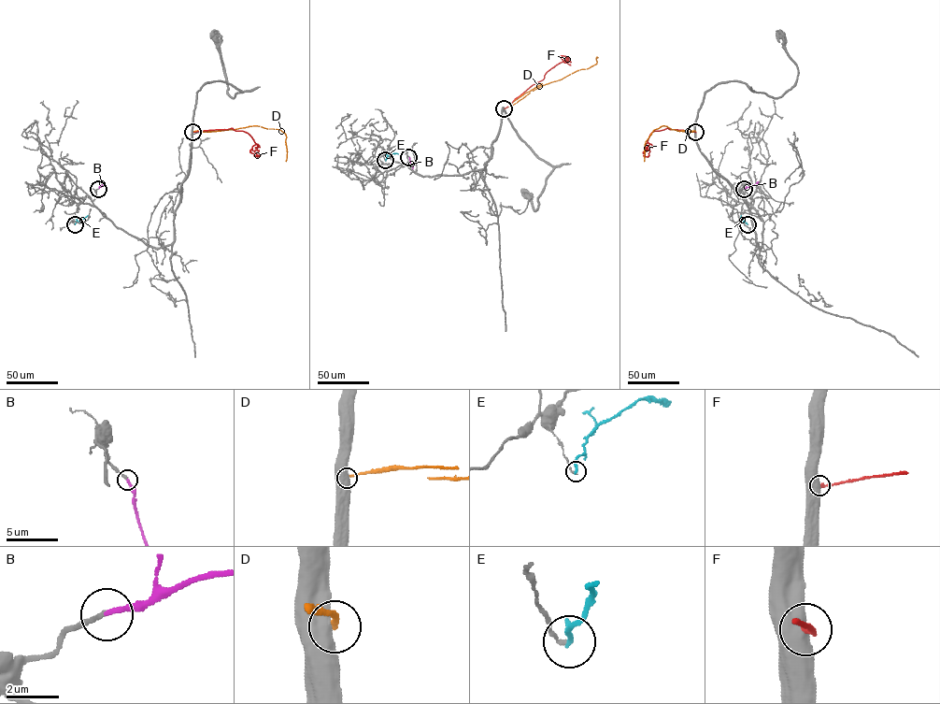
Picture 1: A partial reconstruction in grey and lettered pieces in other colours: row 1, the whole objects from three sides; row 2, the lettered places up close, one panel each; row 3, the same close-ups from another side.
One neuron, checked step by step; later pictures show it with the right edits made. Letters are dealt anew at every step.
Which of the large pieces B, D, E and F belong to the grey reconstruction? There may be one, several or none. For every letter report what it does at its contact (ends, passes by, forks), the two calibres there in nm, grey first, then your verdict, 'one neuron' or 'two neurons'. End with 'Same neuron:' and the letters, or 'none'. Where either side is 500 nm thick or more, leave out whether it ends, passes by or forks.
B: it ends; calibres 180 and 190 nm; one neuron
D: calibres 750 and 150 nm; two neurons
E: it ends; calibres 150 and 180 nm; two neurons
F: calibres 750 and 280 nm; two neurons
Same neuron: B

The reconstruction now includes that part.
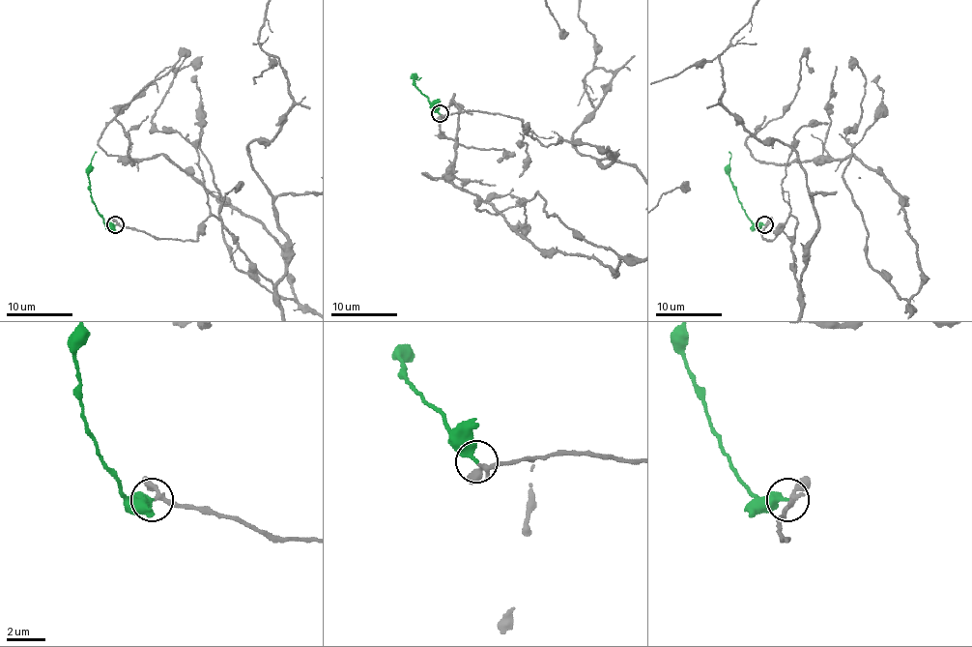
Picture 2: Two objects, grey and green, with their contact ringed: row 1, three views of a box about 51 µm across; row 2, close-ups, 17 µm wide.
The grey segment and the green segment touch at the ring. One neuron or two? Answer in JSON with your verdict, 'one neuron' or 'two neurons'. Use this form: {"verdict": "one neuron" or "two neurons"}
{"verdict": "one neuron"}

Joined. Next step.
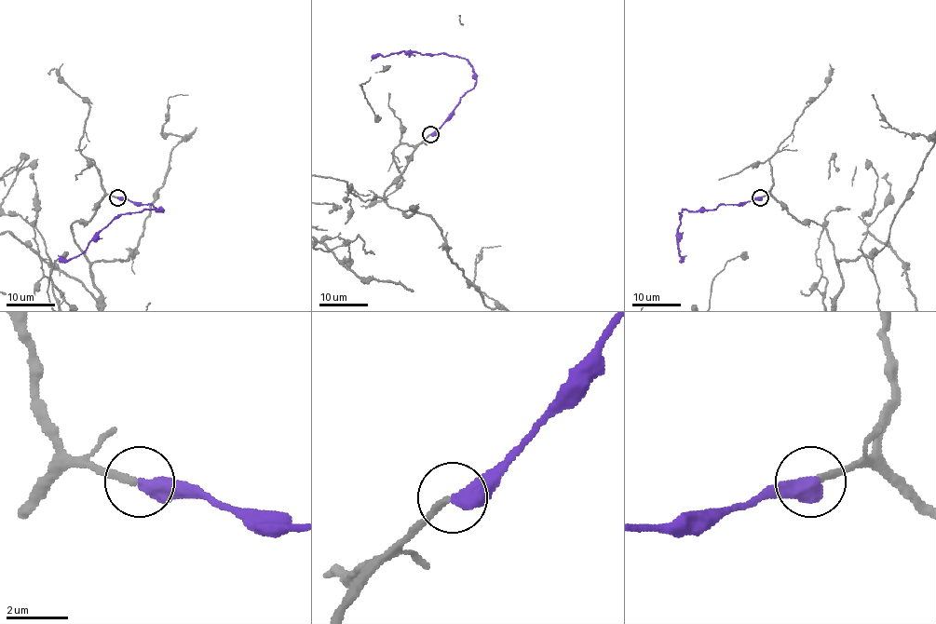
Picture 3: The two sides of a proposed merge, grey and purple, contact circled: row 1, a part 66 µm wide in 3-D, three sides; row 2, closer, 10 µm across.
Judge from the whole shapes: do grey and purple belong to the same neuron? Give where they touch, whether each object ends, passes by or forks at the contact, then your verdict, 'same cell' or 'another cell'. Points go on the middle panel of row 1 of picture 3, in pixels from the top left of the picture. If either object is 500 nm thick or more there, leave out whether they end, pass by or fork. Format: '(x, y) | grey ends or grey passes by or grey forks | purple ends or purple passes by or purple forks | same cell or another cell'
(430, 134) | same cell

